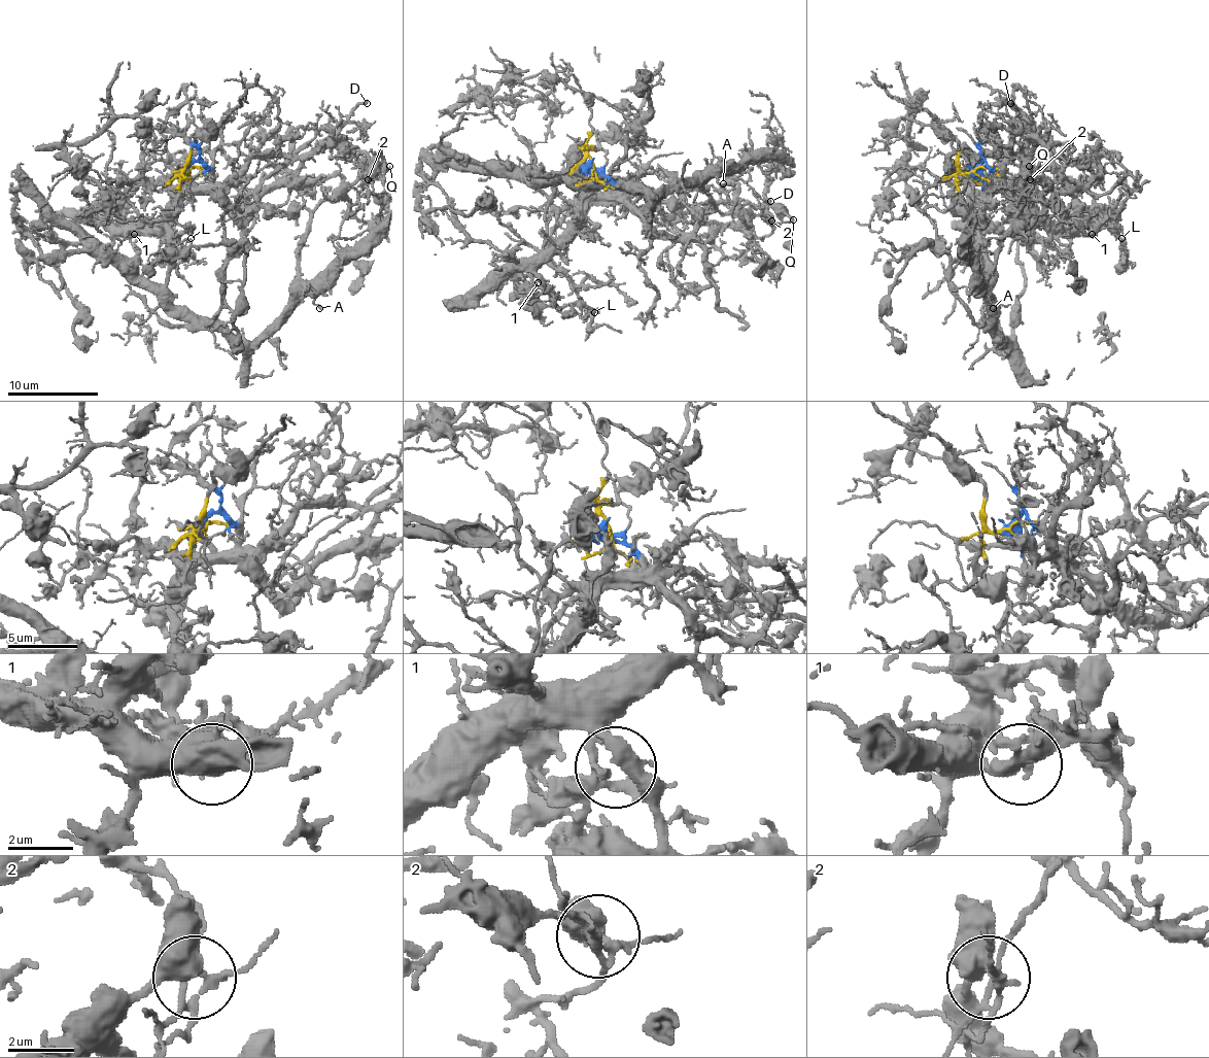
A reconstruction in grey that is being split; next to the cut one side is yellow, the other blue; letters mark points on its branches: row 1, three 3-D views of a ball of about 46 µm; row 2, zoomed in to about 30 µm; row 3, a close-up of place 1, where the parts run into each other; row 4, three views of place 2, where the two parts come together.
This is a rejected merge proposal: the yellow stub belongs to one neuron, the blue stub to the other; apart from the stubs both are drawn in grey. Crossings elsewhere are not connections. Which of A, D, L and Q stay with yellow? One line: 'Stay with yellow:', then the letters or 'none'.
Stay with yellow: A, Q

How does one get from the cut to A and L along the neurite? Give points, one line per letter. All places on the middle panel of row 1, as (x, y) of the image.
A: (592, 164), (583, 146), (567, 162), (579, 182), (662, 189), (696, 186), (715, 175), (724, 184)
L: (590, 164), (615, 192), (596, 198), (536, 271), (556, 309), (585, 316), (594, 311)

